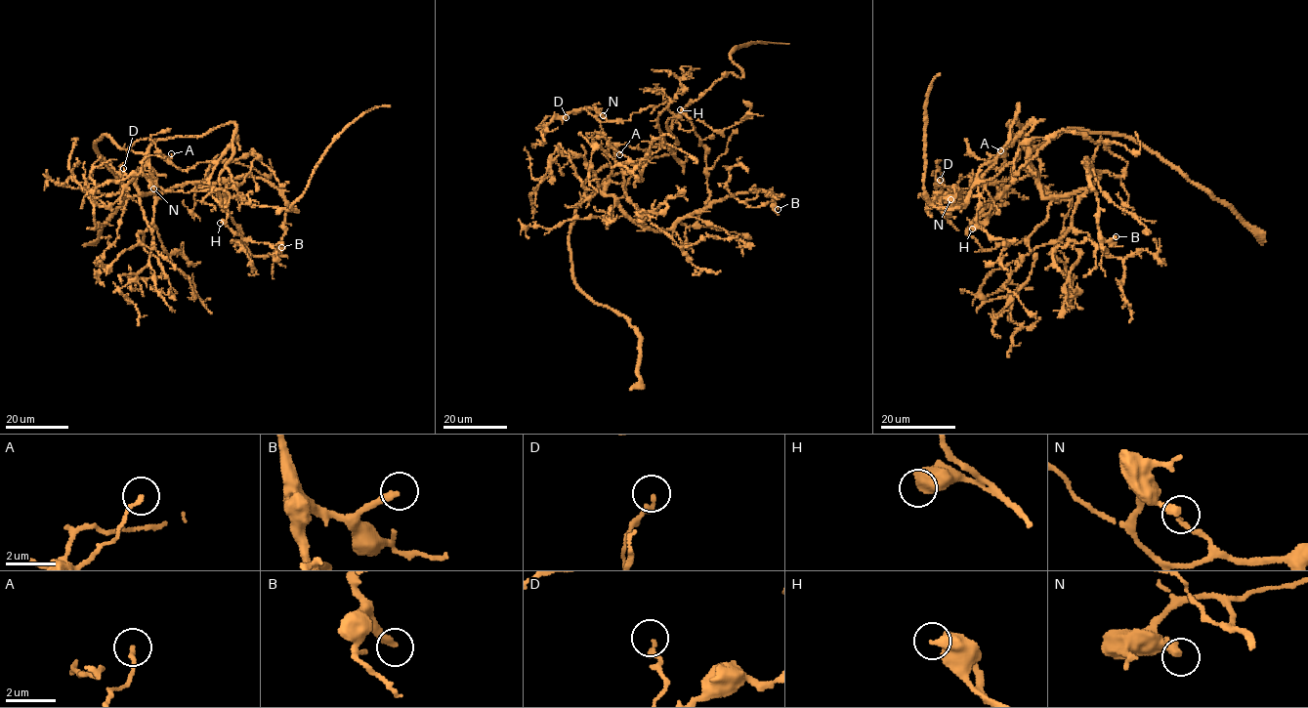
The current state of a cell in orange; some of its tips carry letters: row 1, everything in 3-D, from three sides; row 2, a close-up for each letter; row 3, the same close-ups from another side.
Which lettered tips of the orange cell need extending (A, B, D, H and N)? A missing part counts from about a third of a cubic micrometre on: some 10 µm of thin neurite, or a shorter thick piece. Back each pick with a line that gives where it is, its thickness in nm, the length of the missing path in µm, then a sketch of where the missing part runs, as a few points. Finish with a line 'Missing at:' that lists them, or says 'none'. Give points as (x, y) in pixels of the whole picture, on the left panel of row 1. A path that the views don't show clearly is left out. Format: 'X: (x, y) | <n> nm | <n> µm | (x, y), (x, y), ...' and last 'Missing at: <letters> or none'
Missing at: none

